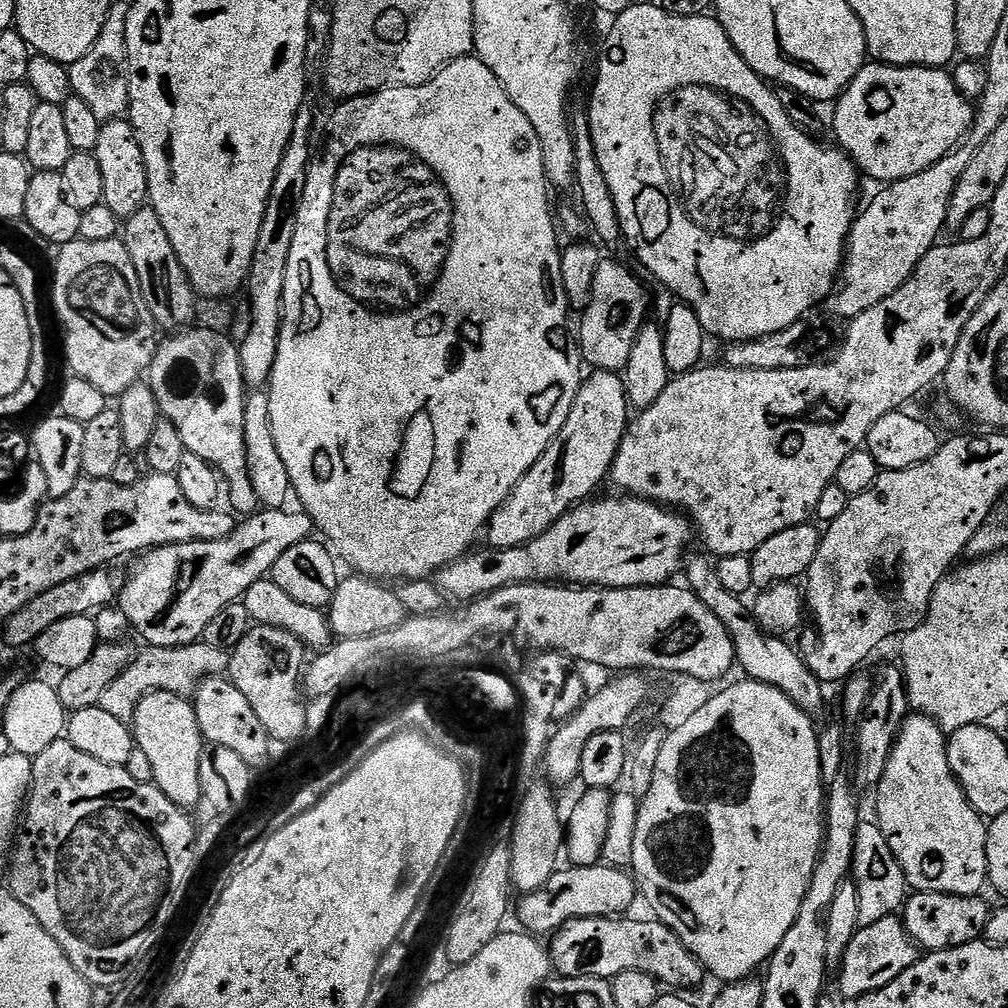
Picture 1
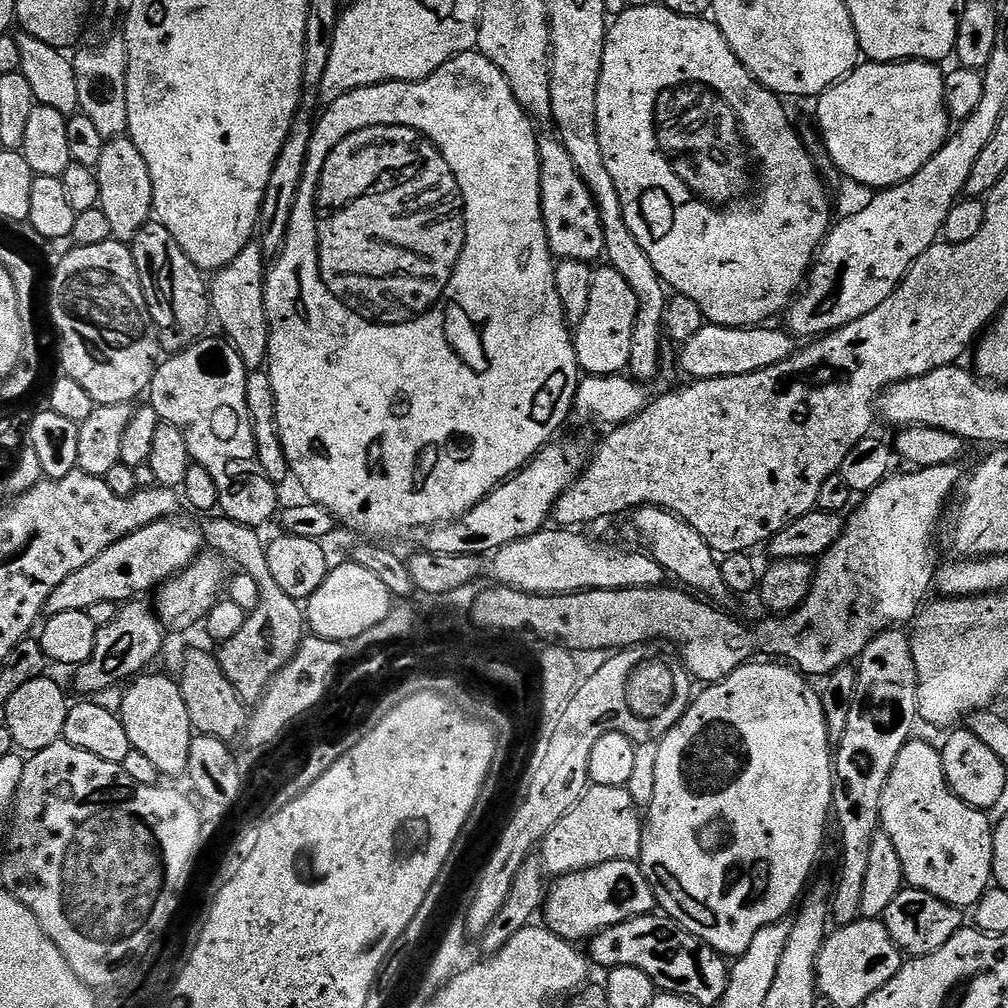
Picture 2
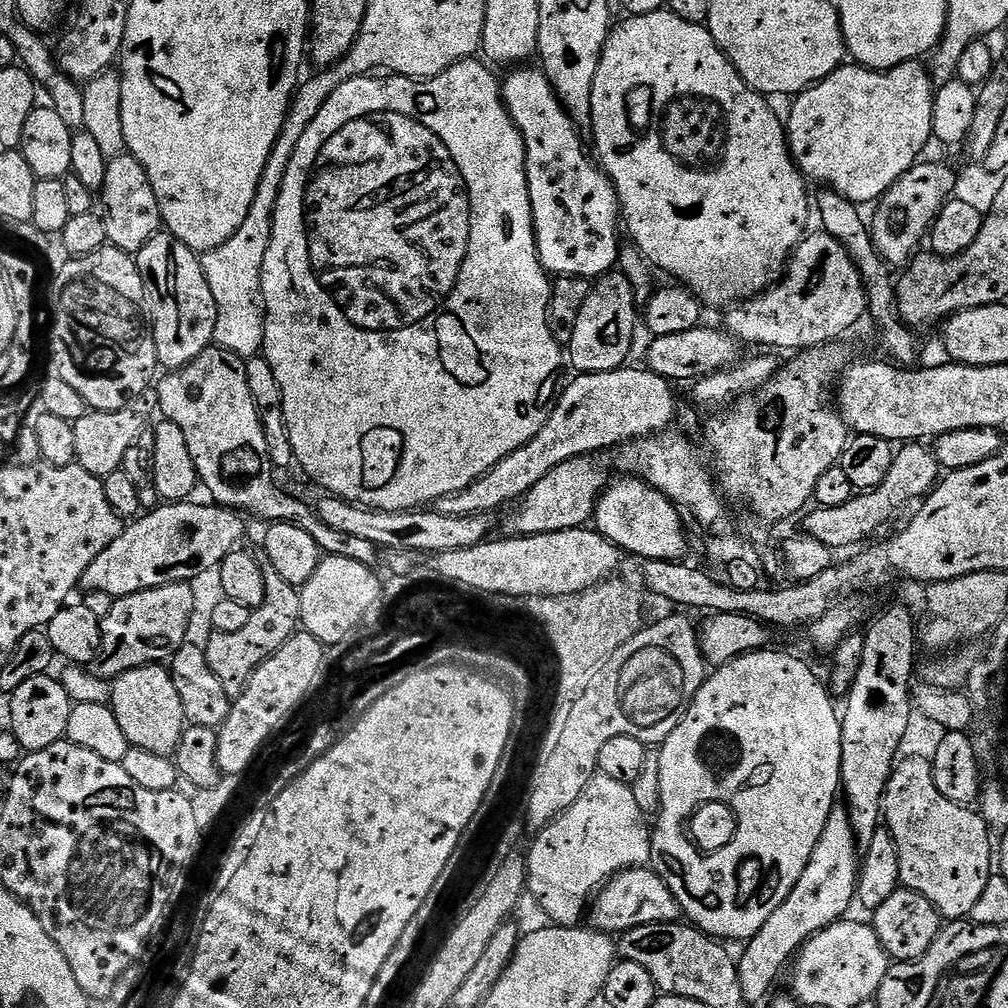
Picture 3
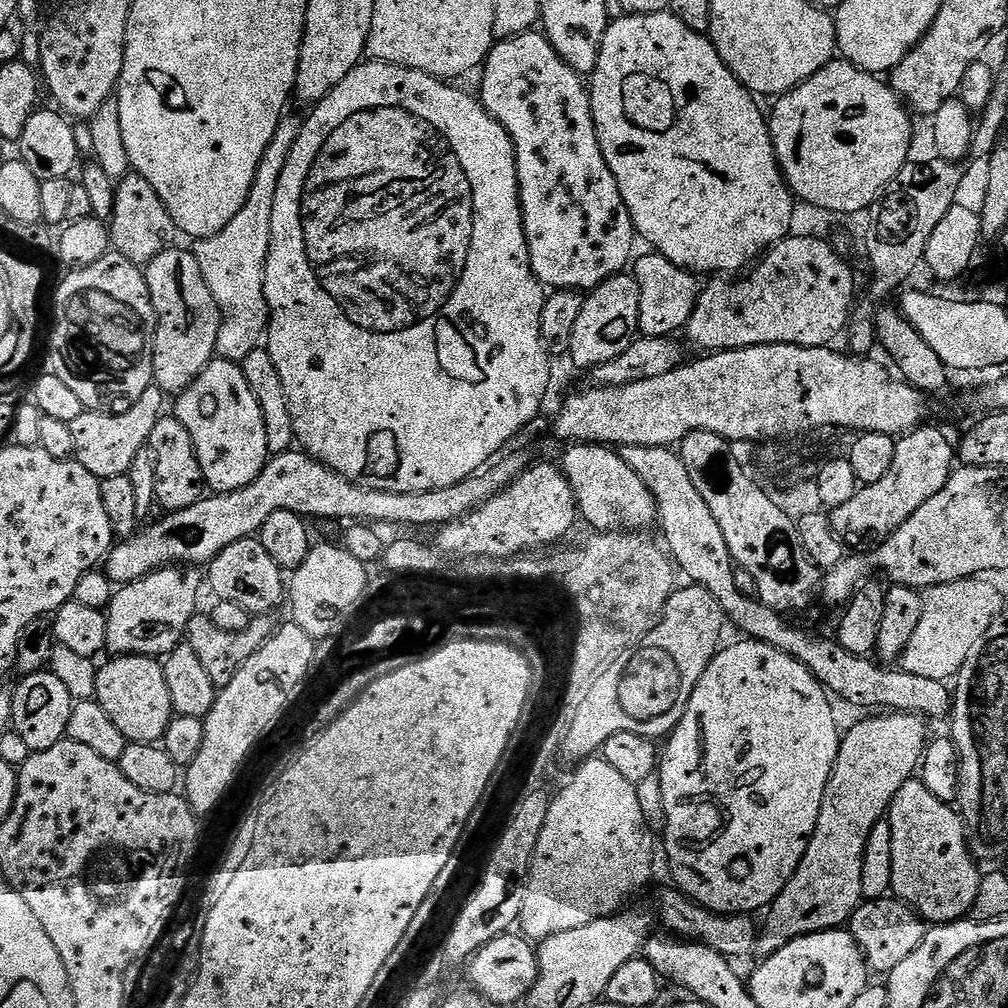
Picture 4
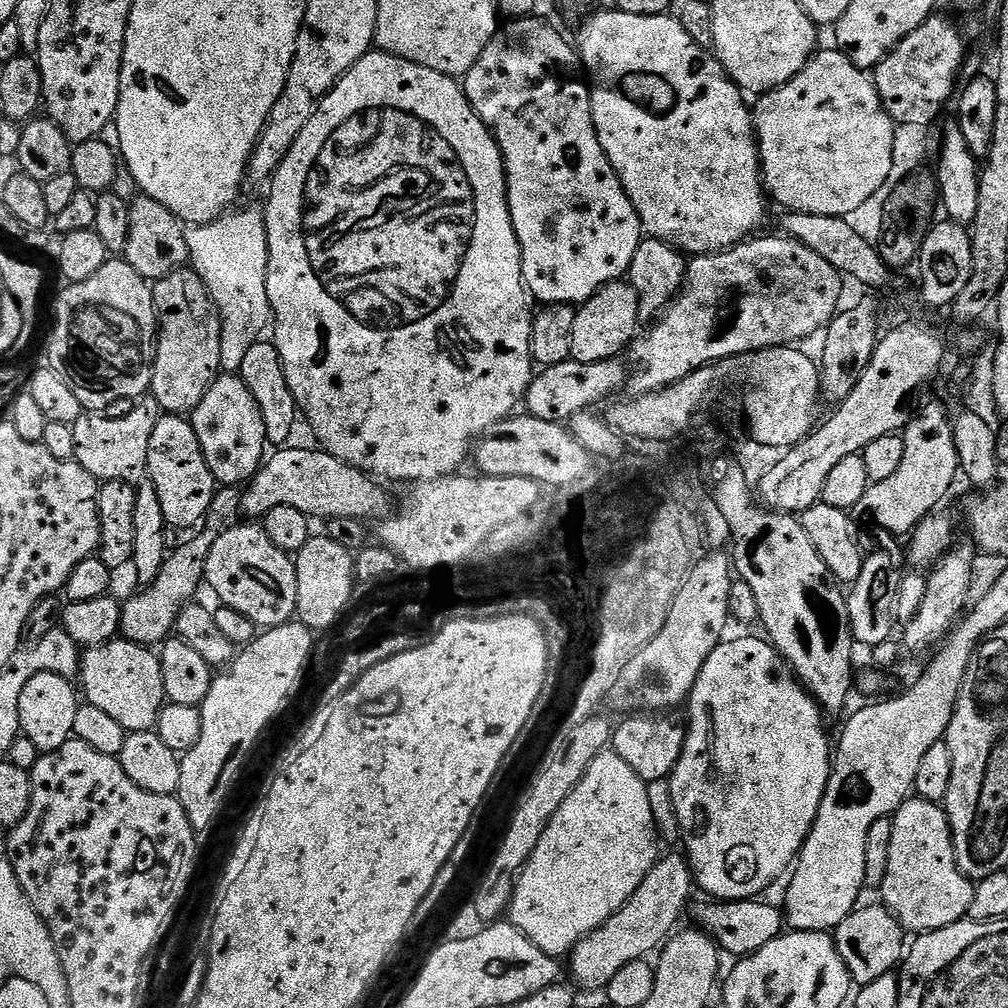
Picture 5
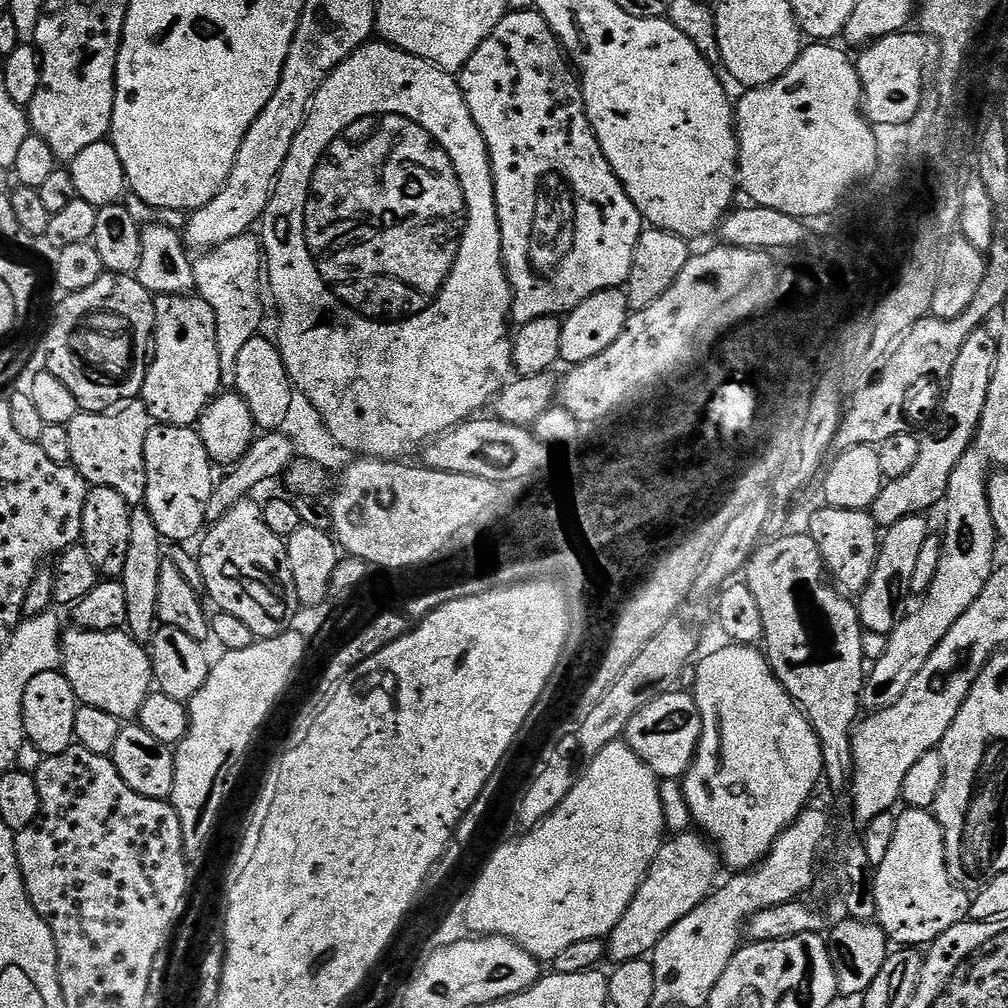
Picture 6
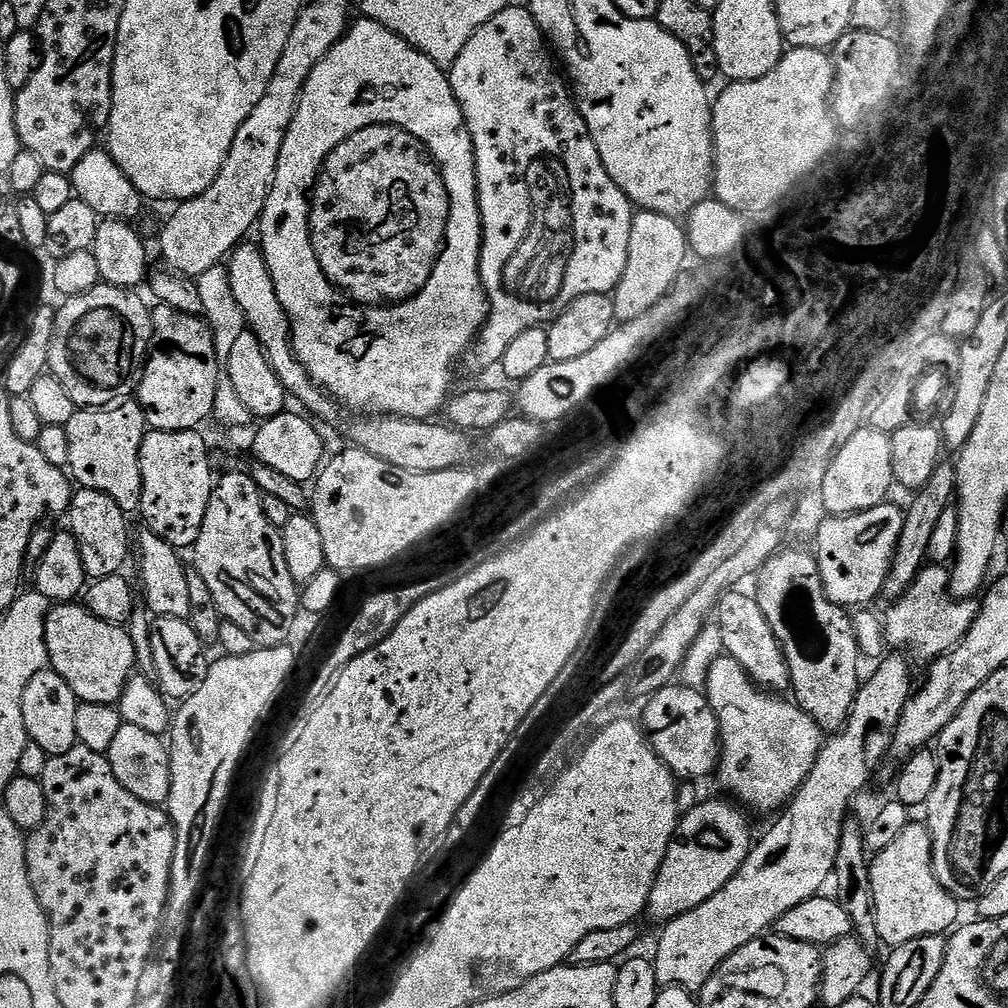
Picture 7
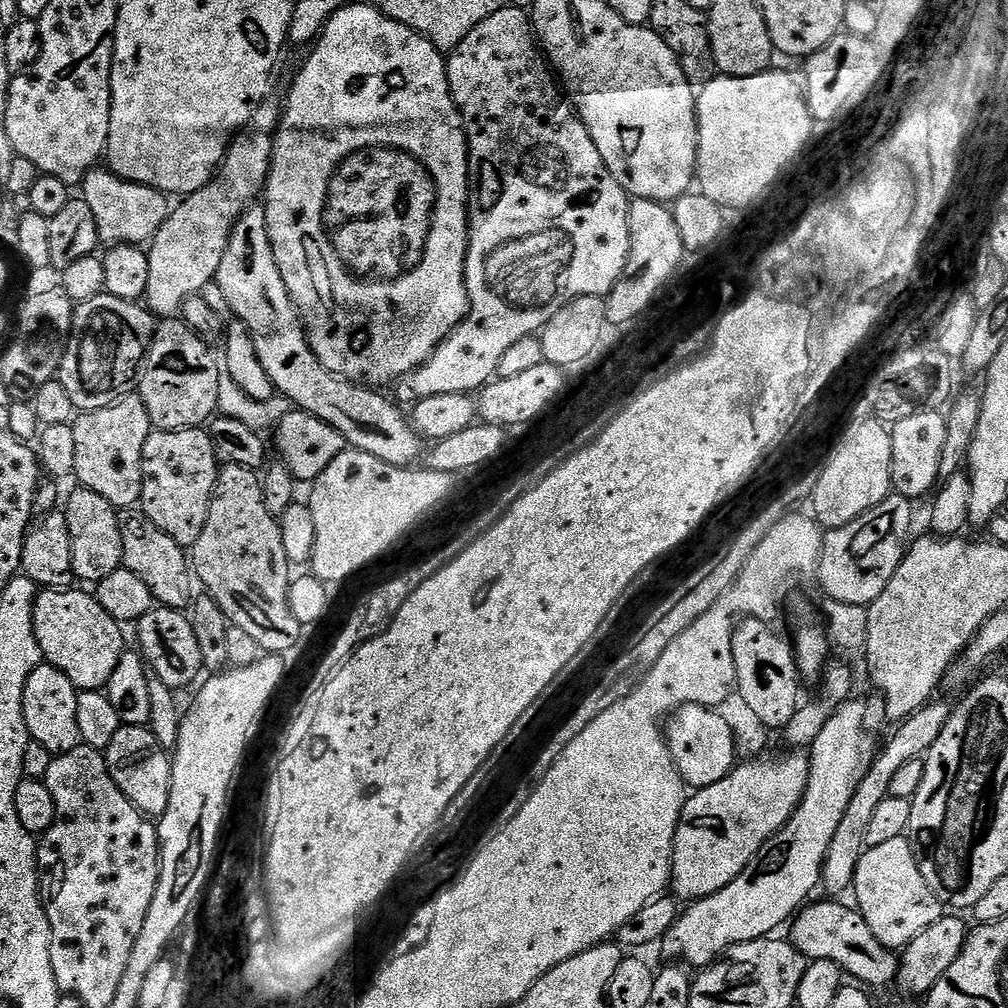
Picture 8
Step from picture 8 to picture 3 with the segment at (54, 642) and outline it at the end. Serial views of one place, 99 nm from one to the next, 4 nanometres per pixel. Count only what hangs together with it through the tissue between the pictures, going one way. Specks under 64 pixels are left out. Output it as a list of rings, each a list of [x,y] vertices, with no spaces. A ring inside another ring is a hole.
[[[163,663],[142,665],[111,681],[111,686],[112,703],[110,707],[114,718],[118,718],[118,726],[122,726],[122,734],[126,734],[129,745],[142,750],[150,750],[150,754],[172,756],[184,733],[186,721],[182,710],[182,698],[178,698],[178,690],[174,686],[171,671]]]

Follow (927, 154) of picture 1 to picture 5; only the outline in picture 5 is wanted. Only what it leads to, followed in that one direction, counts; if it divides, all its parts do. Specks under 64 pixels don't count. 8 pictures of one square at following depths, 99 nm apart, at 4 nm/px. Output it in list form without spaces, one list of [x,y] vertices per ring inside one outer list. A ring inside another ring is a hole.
[[[823,50],[817,51],[815,55],[813,55],[812,59],[809,60],[808,65],[801,70],[801,72],[794,77],[790,82],[786,82],[782,87],[776,88],[773,92],[765,92],[763,95],[759,97],[760,100],[757,104],[754,104],[754,127],[756,129],[756,143],[760,149],[760,170],[764,177],[764,186],[769,197],[772,196],[777,200],[778,203],[781,204],[782,209],[787,210],[789,213],[791,212],[804,212],[806,215],[828,215],[828,216],[839,216],[845,217],[852,210],[857,210],[858,206],[862,205],[862,202],[865,202],[868,198],[873,197],[874,192],[878,190],[883,183],[886,182],[886,178],[889,177],[891,162],[893,162],[894,155],[894,138],[895,132],[897,128],[897,123],[895,120],[890,118],[890,114],[887,110],[882,106],[882,102],[880,101],[880,95],[878,94],[878,90],[876,89],[876,85],[874,83],[873,77],[869,75],[867,71],[863,68],[859,68],[858,66],[854,66],[854,62],[850,62],[850,58],[846,58],[843,52],[839,50],[831,50],[832,52],[823,52]]]

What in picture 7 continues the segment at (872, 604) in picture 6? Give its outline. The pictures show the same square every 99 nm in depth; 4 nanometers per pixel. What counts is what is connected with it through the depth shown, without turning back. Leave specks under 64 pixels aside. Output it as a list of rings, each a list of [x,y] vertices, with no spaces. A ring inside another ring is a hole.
[[[940,462],[936,465],[934,474],[926,486],[919,489],[909,506],[905,509],[902,533],[899,534],[898,546],[895,548],[895,557],[892,560],[891,572],[887,576],[881,595],[894,602],[913,584],[928,557],[930,537],[934,534],[935,523],[948,509],[955,497],[956,469],[953,463]]]

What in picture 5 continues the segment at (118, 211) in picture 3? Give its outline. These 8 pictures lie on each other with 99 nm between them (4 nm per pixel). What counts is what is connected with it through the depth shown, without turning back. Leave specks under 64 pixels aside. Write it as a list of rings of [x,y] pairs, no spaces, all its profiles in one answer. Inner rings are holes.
[[[140,194],[130,204],[130,230],[128,241],[122,253],[142,278],[155,282],[166,278],[166,274],[176,272],[189,263],[188,247],[184,237],[185,225],[162,202],[154,202],[154,198]]]

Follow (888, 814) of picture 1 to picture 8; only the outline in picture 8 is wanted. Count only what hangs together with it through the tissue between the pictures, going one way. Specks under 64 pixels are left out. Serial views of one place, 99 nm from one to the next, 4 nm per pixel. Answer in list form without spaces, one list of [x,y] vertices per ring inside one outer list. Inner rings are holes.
[[[899,836],[890,842],[882,842],[882,846],[865,848],[858,862],[854,893],[855,907],[862,914],[866,926],[882,942],[882,946],[893,950],[903,950],[922,930],[934,926],[940,917],[945,915],[945,905],[926,886],[926,878],[922,878],[922,870],[916,861],[912,849],[912,841]]]

